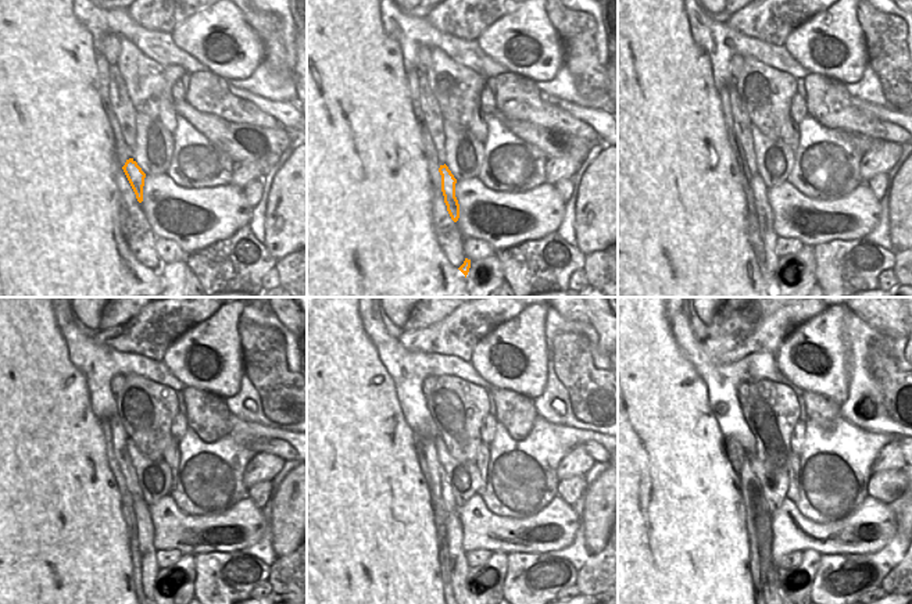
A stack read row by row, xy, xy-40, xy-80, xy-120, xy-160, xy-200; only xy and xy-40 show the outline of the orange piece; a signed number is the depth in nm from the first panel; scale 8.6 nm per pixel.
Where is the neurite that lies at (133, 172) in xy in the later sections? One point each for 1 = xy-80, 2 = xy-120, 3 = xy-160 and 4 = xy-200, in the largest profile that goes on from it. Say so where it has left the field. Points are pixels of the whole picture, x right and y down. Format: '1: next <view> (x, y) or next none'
1: next xy-80 (761, 203)
2: next xy-120 (150, 568)
3: next xy-160 (461, 569)
4: next xy-200 (773, 574)

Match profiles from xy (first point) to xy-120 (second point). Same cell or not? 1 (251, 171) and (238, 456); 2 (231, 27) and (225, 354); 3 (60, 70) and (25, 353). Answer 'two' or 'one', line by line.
1: two
2: one
3: one

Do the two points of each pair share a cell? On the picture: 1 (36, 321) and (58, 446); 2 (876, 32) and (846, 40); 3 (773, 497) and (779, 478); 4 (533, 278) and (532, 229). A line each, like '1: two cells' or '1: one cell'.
1: one cell
2: two cells
3: one cell
4: two cells

